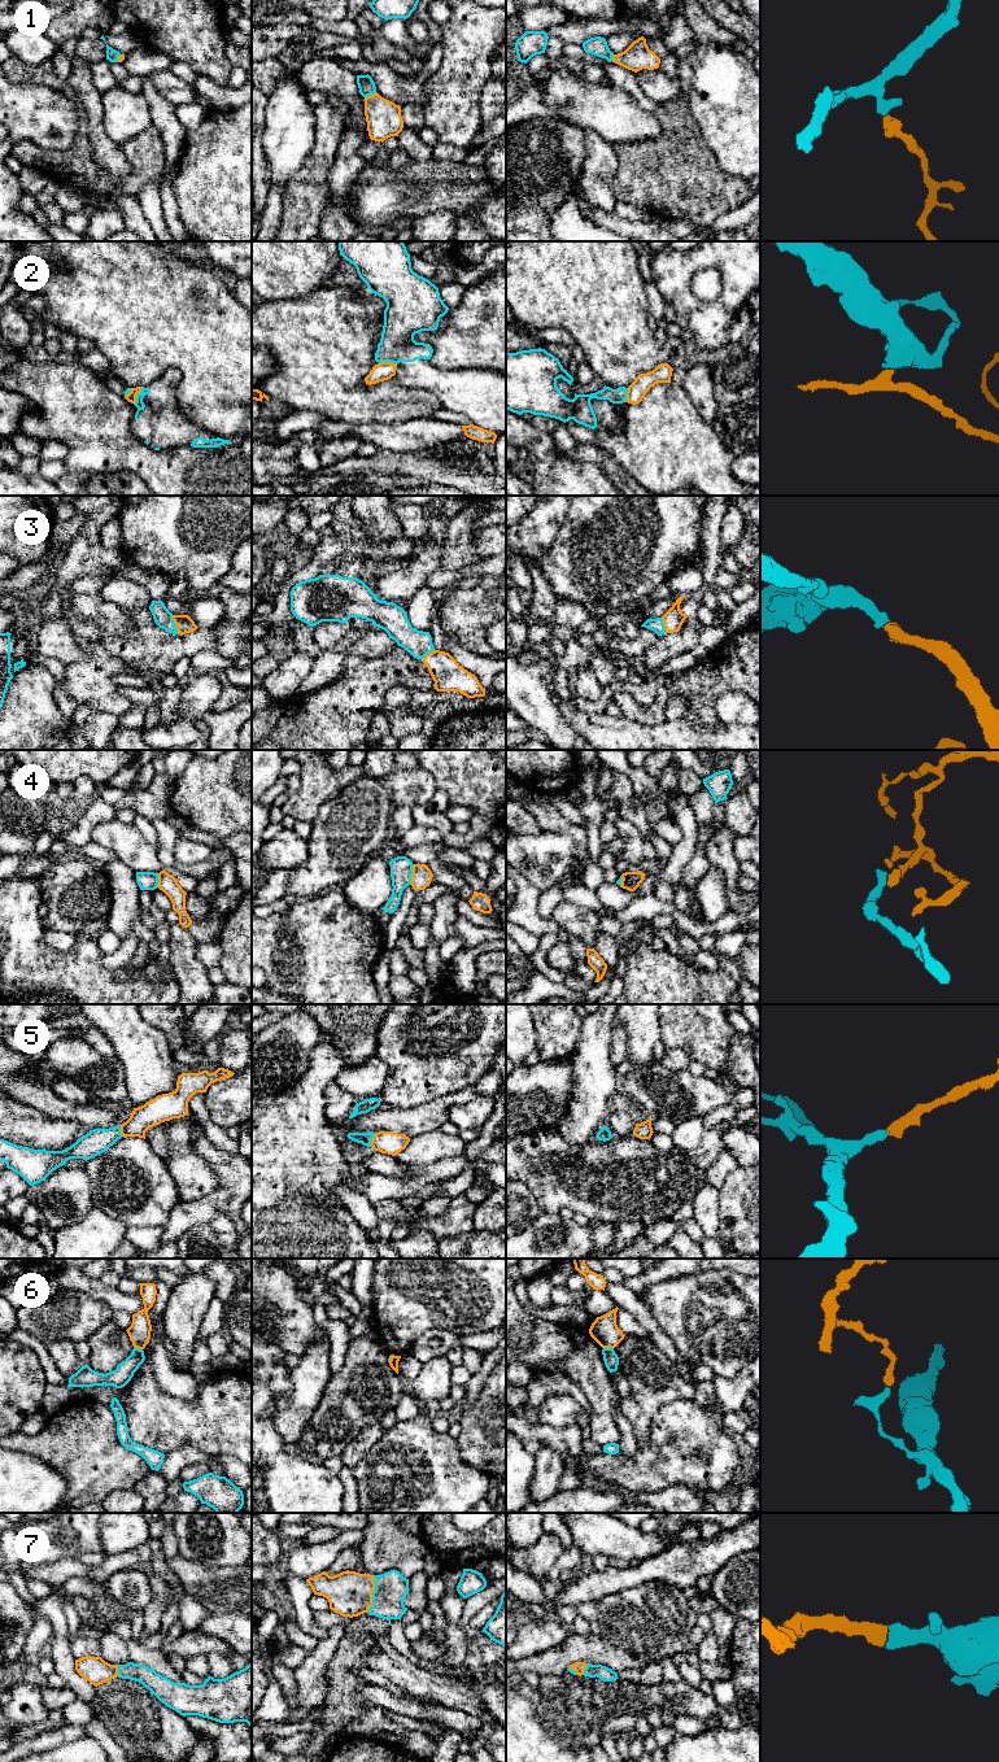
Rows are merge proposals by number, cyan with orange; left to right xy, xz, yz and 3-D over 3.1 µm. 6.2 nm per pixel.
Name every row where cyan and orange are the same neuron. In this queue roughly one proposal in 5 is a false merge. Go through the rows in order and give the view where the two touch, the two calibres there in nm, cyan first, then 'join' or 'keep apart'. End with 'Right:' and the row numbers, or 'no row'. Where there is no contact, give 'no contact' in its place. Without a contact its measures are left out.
1: meets cyan in xz; 100 nm thick on the cyan side, 220 nm on the other; join
2: meets cyan in xy; 60 nm thick on the cyan side, 60 nm on the other; keep apart
3: meets cyan in xy; 110 nm thick on the cyan side, 110 nm on the other; join
4: meets cyan in xz; 140 nm thick on the cyan side, 130 nm on the other; keep apart
5: meets cyan in xz; 80 nm thick on the cyan side, 140 nm on the other; join
6: meets cyan in yz; 90 nm thick on the cyan side, 170 nm on the other; keep apart
7: meets cyan in xz; 200 nm thick on the cyan side, 280 nm on the other; join
Right: 1, 3, 5, 7

